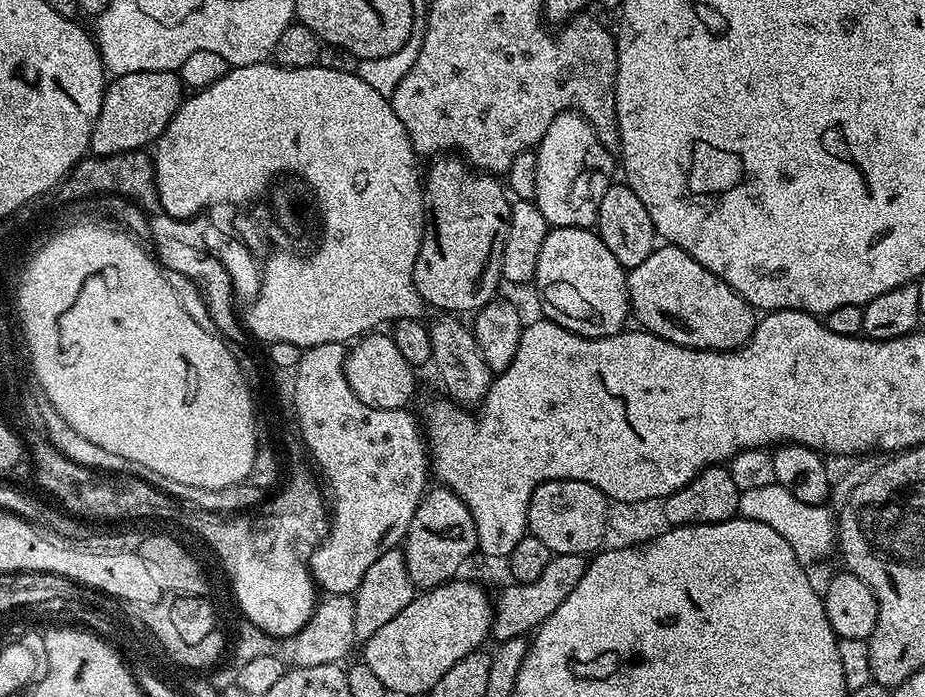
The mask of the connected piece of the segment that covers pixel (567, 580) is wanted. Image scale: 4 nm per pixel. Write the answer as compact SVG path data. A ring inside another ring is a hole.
M578 554L553 555L546 570L542 570L542 574L534 582L509 583L509 588L502 589L500 597L497 595L494 600L491 639L499 642L519 636L527 637L535 633L540 624L546 622L546 618L550 618L550 614L554 614L554 610L558 610L558 606L566 602L566 598L570 598L578 582L582 582L582 574L586 574L587 569L588 560L583 556Z

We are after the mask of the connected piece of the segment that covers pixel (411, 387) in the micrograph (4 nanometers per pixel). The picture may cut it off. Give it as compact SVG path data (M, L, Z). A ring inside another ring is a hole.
M373 330L368 335L359 337L347 349L344 358L346 382L350 390L354 390L358 402L366 402L366 406L378 410L404 410L409 407L408 403L416 392L418 372L410 362L406 362L406 358L402 358L391 335L384 333L383 336L382 333L383 331Z

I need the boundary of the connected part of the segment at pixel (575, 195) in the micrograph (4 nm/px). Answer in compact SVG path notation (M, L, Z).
M560 112L550 122L550 130L542 134L540 143L534 149L536 161L538 162L538 190L534 203L538 210L542 210L542 218L552 228L592 228L598 218L598 210L602 206L602 198L606 190L612 187L614 177L612 177L613 153L602 146L602 142L596 137L596 131L582 116L576 112Z

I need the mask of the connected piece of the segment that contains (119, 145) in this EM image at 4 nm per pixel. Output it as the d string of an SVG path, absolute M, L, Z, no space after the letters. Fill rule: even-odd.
M139 72L122 74L107 81L102 106L94 122L90 152L109 156L138 152L155 145L185 99L186 89L176 72Z

